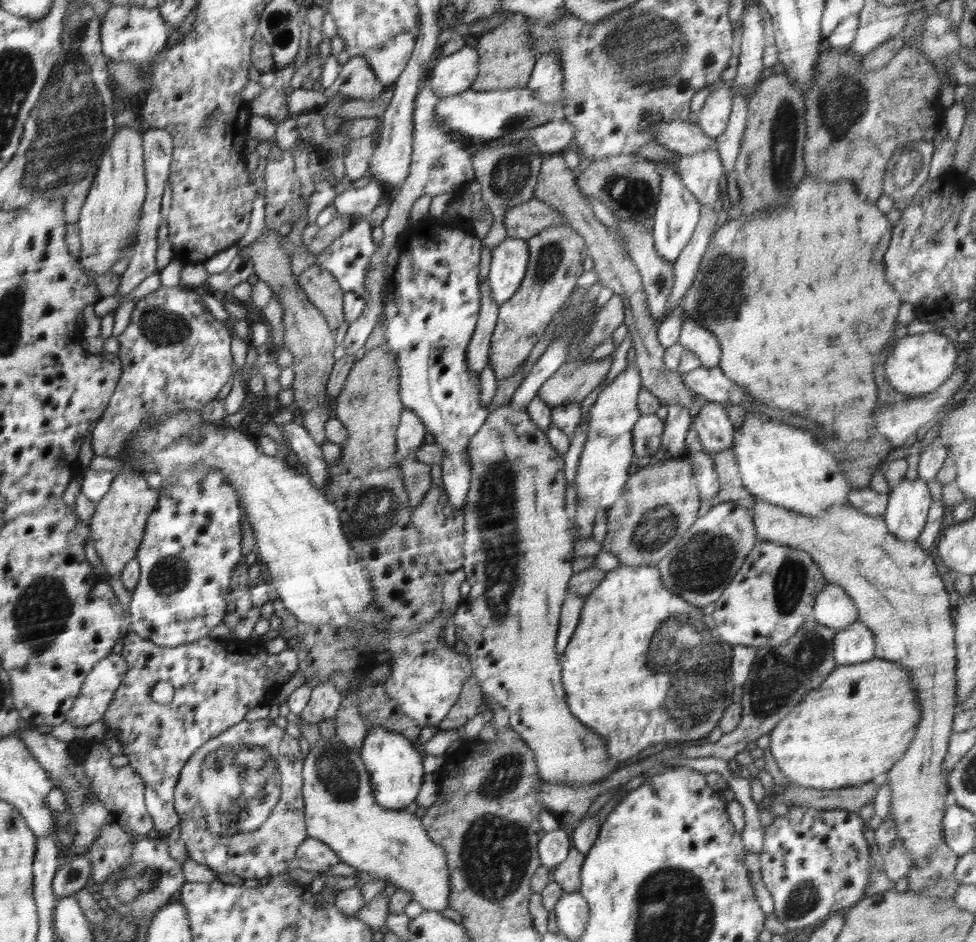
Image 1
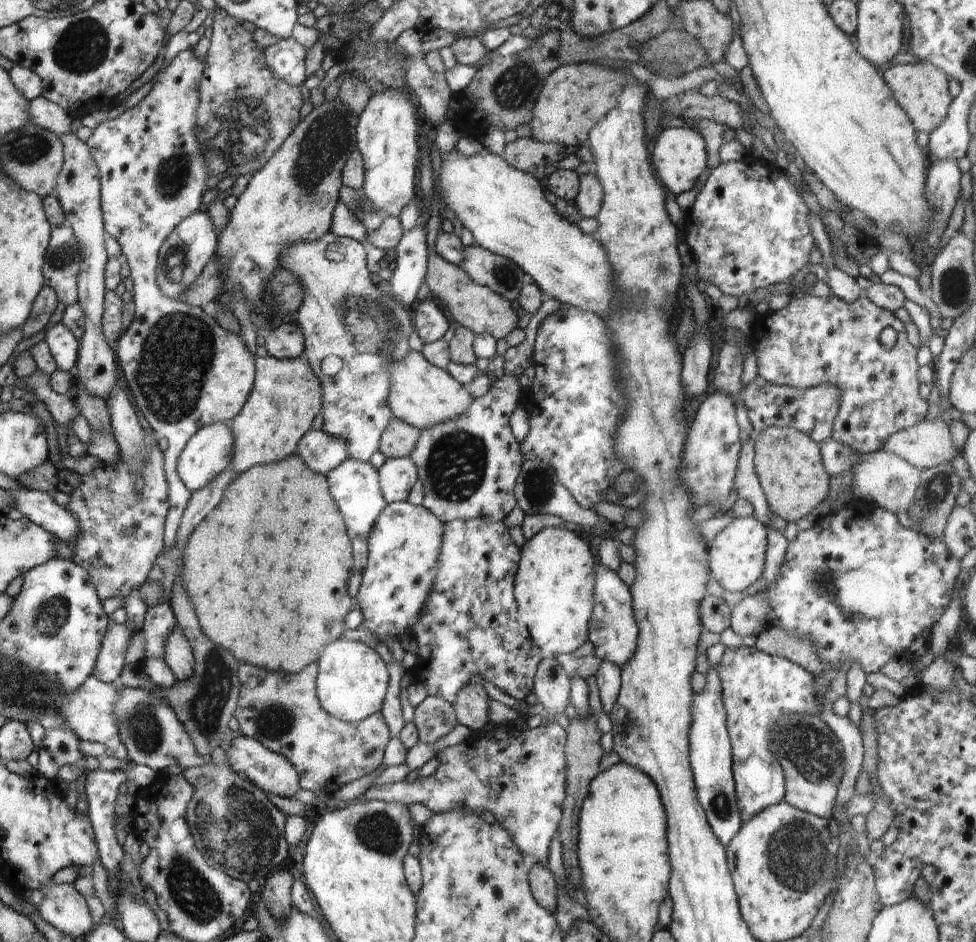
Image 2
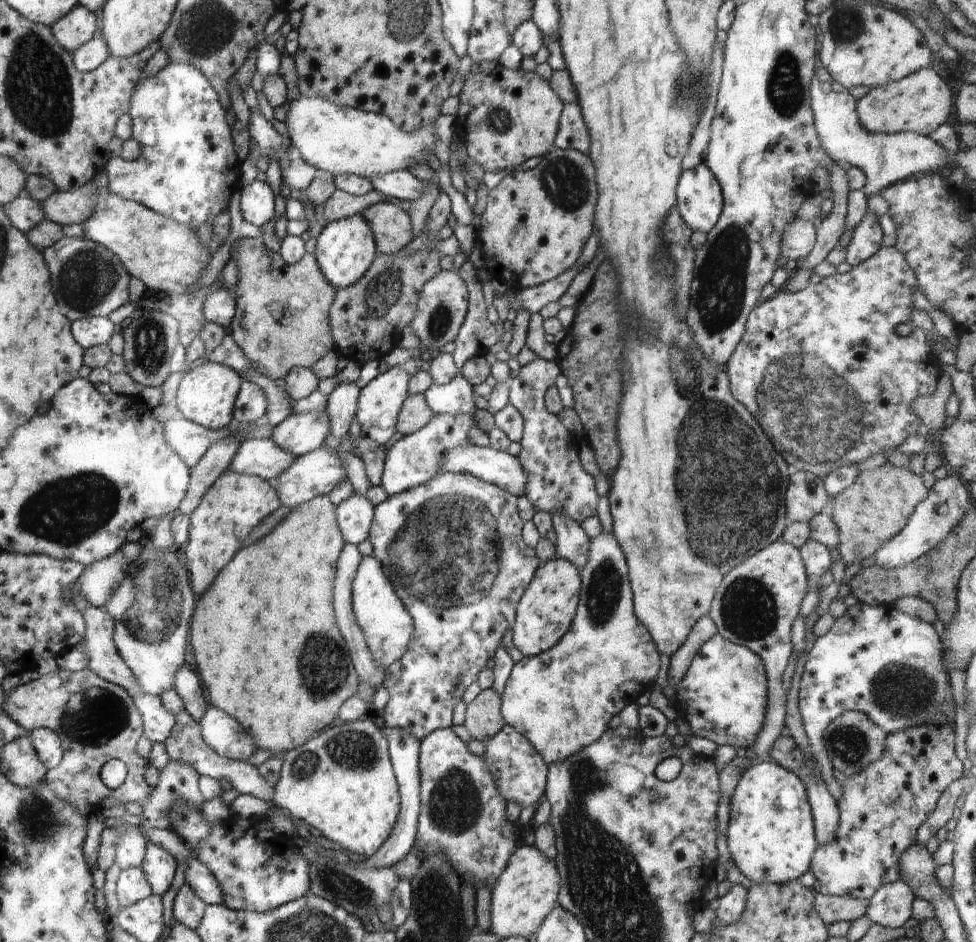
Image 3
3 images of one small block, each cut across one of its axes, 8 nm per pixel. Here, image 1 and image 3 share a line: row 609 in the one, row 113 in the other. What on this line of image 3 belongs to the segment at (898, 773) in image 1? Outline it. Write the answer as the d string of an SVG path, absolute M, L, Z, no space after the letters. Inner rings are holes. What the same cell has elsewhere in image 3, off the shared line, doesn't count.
M932 67L922 68L897 82L872 88L863 98L858 99L856 113L859 126L870 133L915 133L928 137L938 126L951 121L950 118L953 118L952 97L953 94L949 86L945 84L944 80L938 76Z

